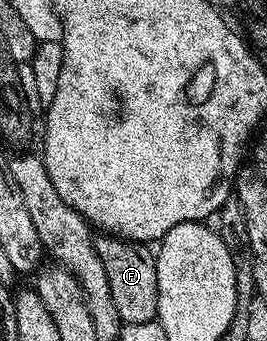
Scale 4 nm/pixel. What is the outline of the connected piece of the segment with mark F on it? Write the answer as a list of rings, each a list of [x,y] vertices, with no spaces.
[[[98,235],[94,246],[108,275],[108,291],[116,303],[122,325],[135,325],[155,320],[158,315],[158,288],[156,287],[156,253],[149,244],[127,241],[113,235]]]

